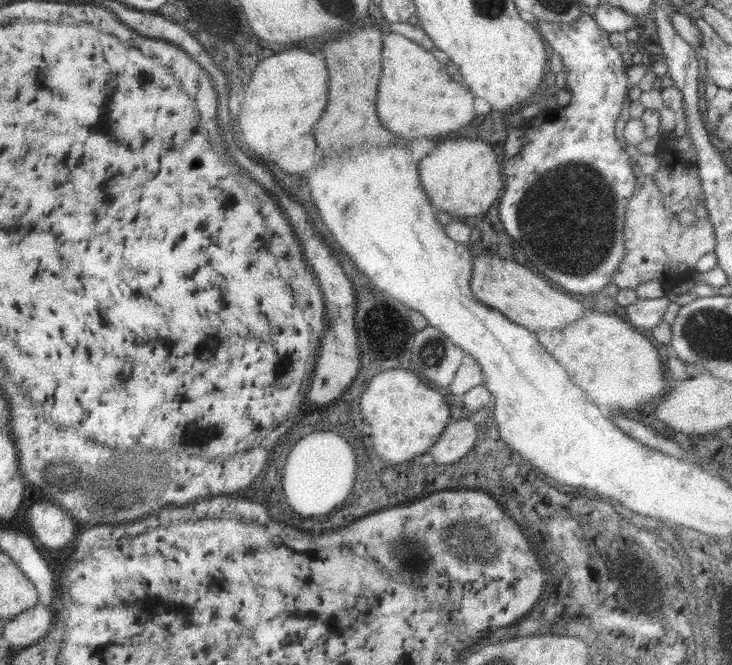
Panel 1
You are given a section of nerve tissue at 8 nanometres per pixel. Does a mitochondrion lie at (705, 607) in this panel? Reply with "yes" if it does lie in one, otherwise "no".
no

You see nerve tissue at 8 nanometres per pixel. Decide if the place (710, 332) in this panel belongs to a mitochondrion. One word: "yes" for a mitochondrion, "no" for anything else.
yes

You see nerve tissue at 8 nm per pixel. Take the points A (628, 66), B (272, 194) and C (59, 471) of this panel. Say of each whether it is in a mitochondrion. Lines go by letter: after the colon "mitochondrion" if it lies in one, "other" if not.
A: other
B: other
C: mitochondrion

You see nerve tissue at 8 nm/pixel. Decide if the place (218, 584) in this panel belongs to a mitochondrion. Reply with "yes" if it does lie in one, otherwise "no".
no

